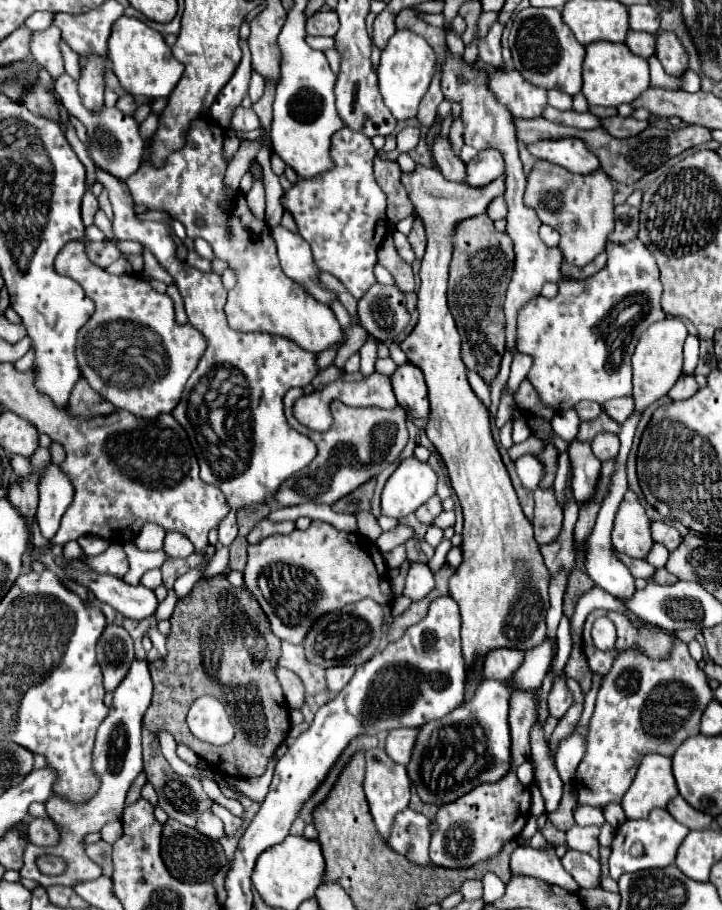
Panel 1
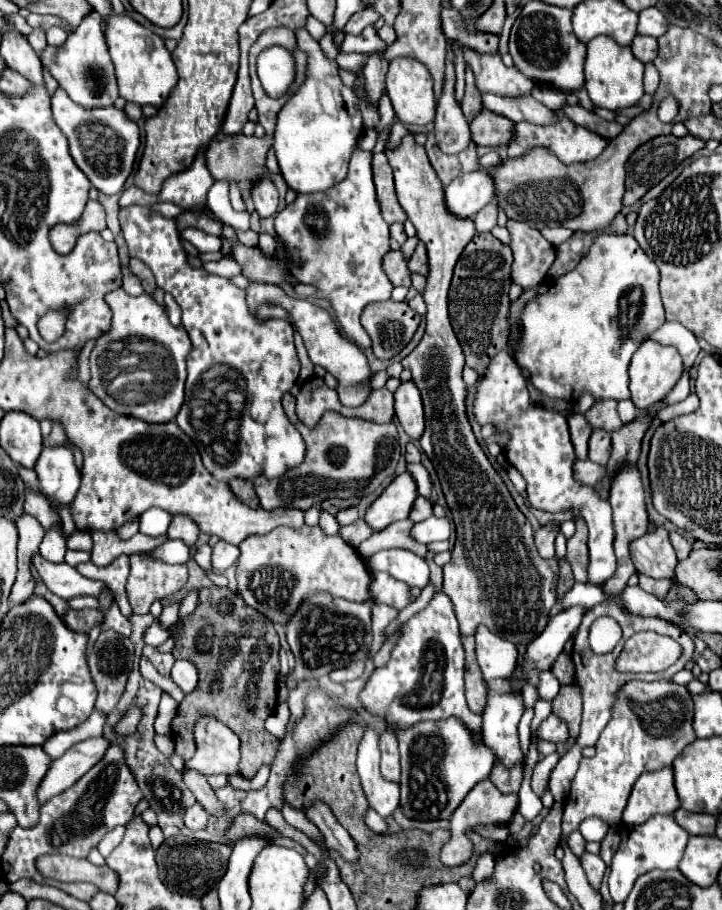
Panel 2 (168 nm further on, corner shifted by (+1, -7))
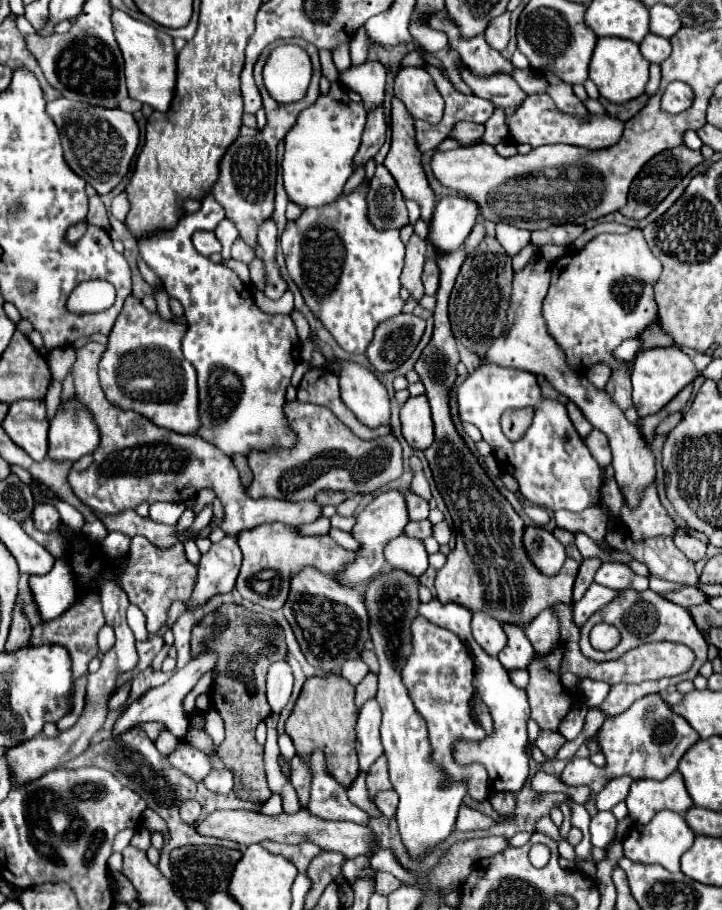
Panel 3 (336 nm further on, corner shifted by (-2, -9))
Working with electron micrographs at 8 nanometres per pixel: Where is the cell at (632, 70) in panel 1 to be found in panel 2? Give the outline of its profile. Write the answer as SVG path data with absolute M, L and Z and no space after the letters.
M597 36L587 44L587 60L585 60L585 90L589 92L591 102L597 108L621 110L637 104L643 92L643 62L639 62L631 48L617 48L613 40L607 36Z

